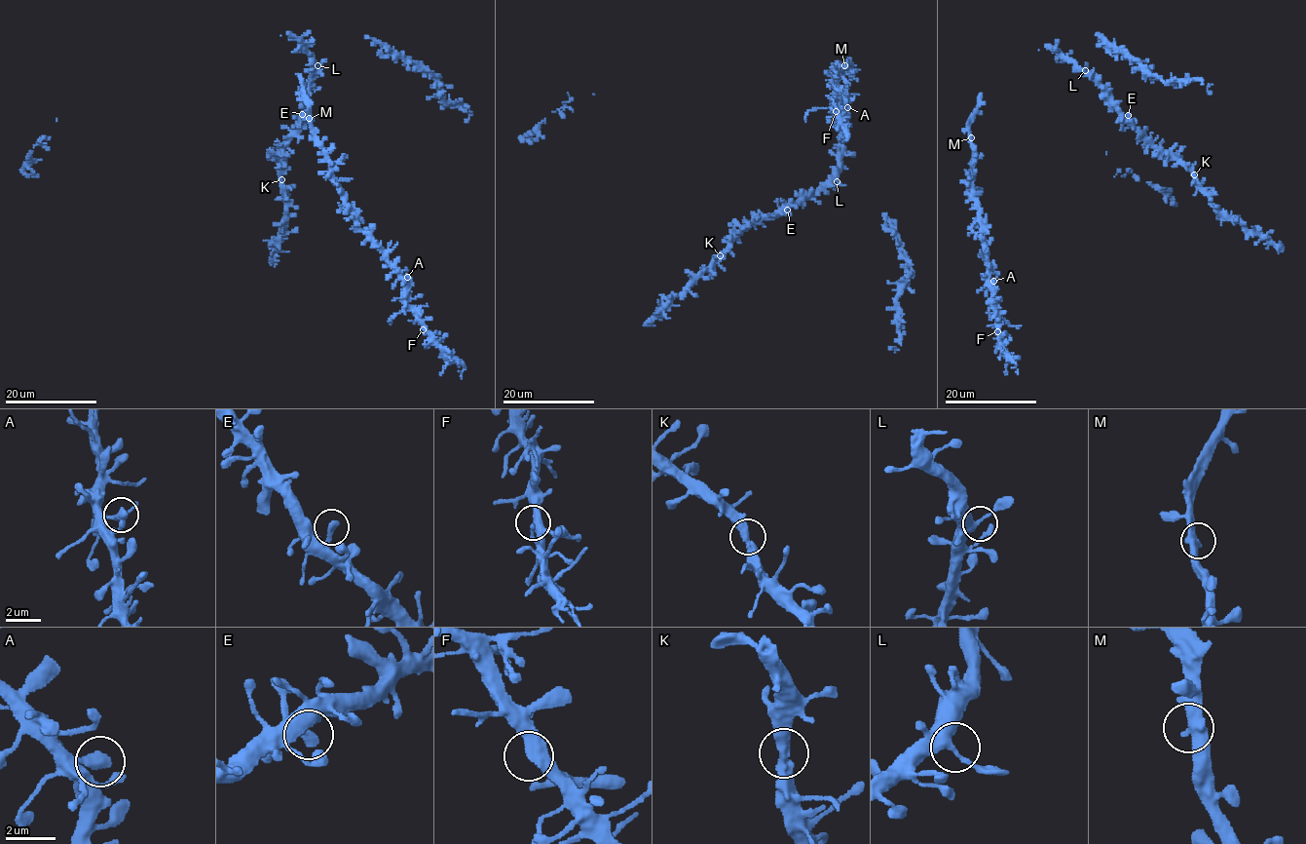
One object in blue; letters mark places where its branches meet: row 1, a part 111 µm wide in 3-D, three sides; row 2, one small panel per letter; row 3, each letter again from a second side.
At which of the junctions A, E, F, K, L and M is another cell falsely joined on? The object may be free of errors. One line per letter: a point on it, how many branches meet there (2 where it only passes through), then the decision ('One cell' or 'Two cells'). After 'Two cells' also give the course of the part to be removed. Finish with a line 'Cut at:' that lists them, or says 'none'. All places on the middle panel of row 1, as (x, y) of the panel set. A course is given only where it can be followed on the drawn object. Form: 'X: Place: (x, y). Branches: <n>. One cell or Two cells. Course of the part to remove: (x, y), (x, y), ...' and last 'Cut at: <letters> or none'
A: Place: (847, 107). Branches: 2. One cell
E: Place: (787, 210). Branches: 1. One cell
F: Place: (836, 111). Branches: 2. One cell
K: Place: (720, 255). Branches: 2. One cell
L: Place: (837, 181). Branches: 2. One cell
M: Place: (844, 65). Branches: 2. One cell
Cut at: none

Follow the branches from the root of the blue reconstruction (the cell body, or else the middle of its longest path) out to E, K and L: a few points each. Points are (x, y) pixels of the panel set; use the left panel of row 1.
E: (281, 35), (287, 34), (300, 41), (315, 66), (302, 114)
K: (281, 35), (300, 41), (315, 66), (305, 112), (279, 158), (281, 178)
L: (281, 35), (287, 34), (300, 41), (317, 65)

